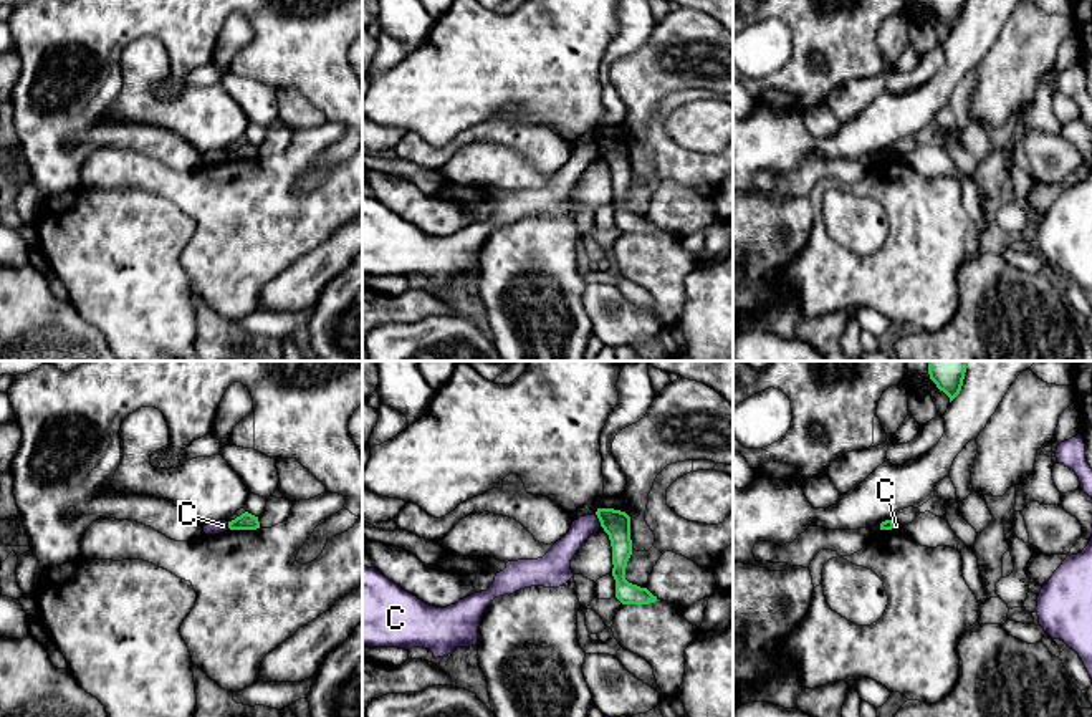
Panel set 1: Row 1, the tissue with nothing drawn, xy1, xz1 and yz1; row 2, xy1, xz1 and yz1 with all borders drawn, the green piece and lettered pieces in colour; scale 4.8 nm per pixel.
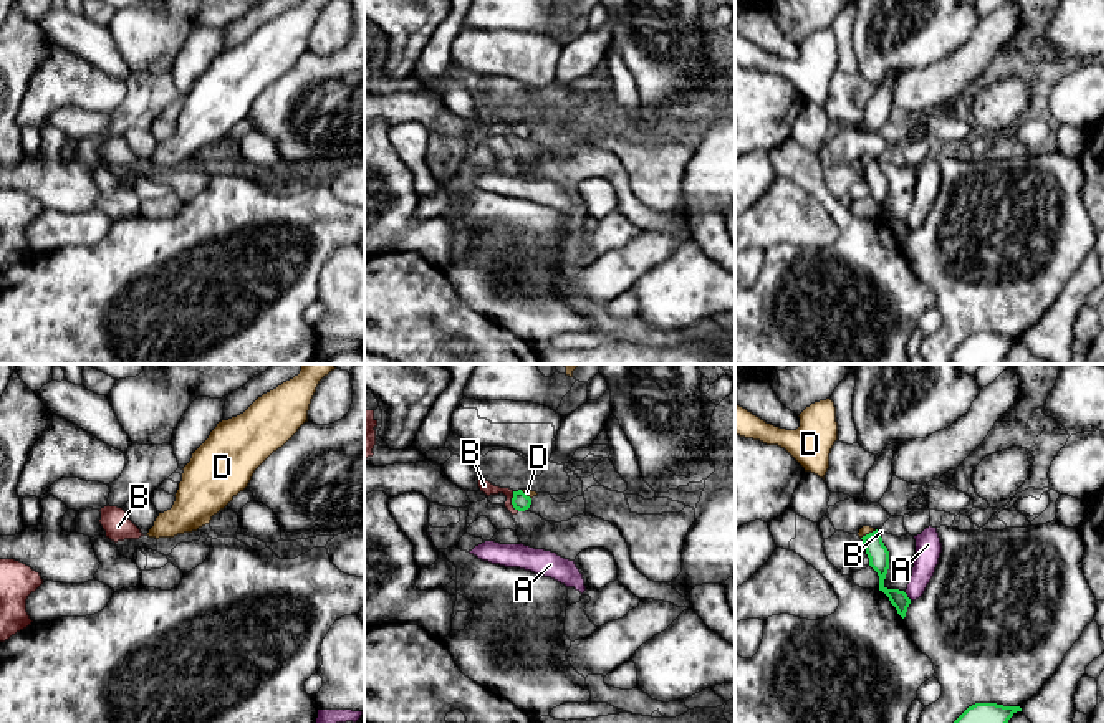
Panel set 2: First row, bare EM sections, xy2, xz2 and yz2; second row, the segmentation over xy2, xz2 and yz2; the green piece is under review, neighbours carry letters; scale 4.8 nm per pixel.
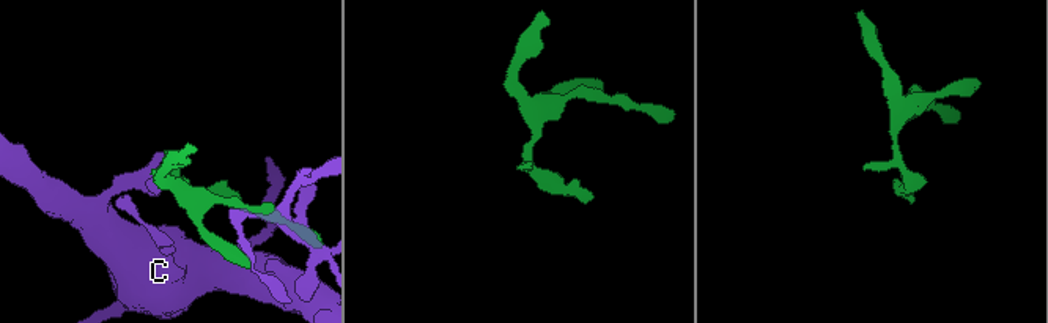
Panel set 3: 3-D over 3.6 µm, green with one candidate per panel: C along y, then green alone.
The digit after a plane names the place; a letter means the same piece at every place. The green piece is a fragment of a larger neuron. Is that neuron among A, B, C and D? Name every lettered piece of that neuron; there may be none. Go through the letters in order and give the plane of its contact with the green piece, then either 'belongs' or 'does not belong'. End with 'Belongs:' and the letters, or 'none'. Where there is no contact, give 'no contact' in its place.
A: yz2 | does not belong
B: xz2 | does not belong
C: xz1 | does not belong
D: yz2 | belongs
Belongs: D

